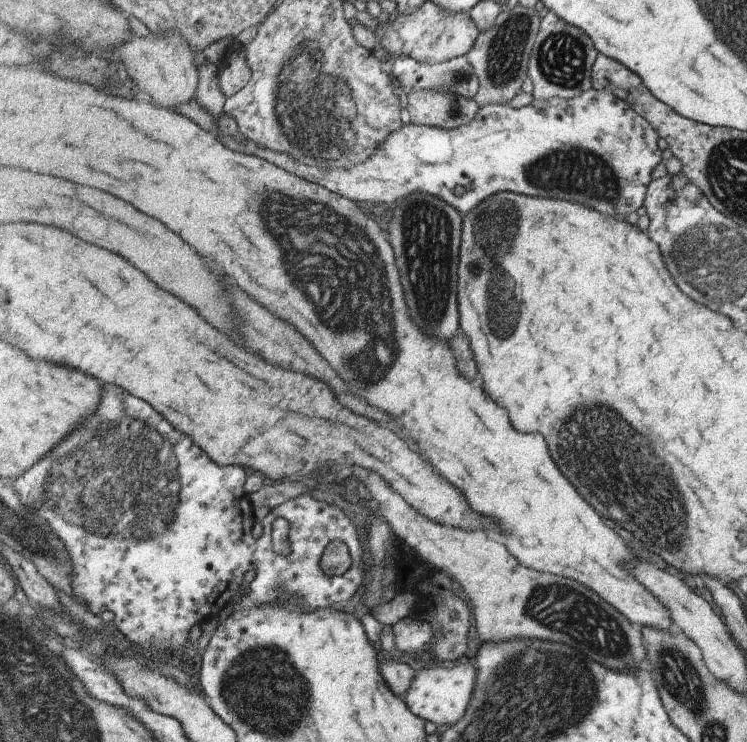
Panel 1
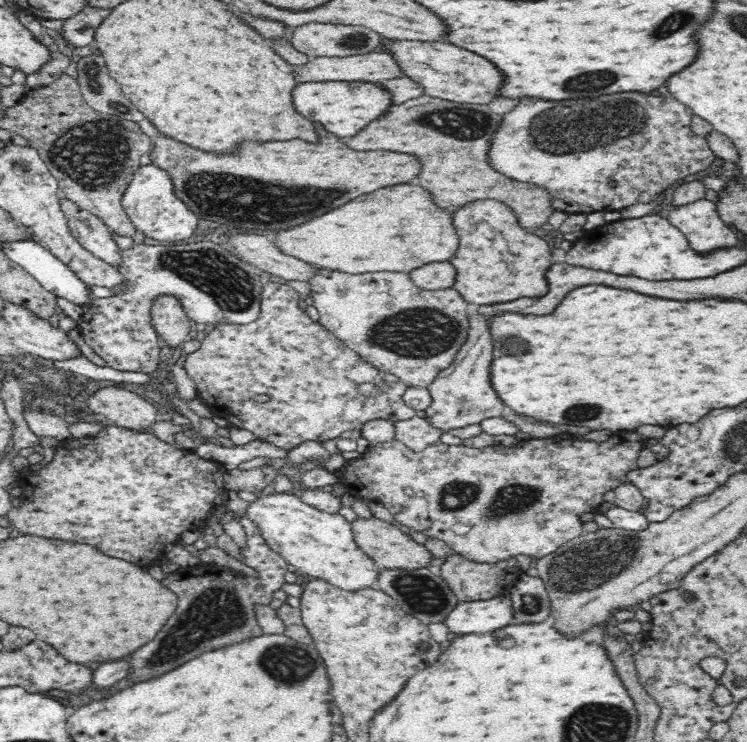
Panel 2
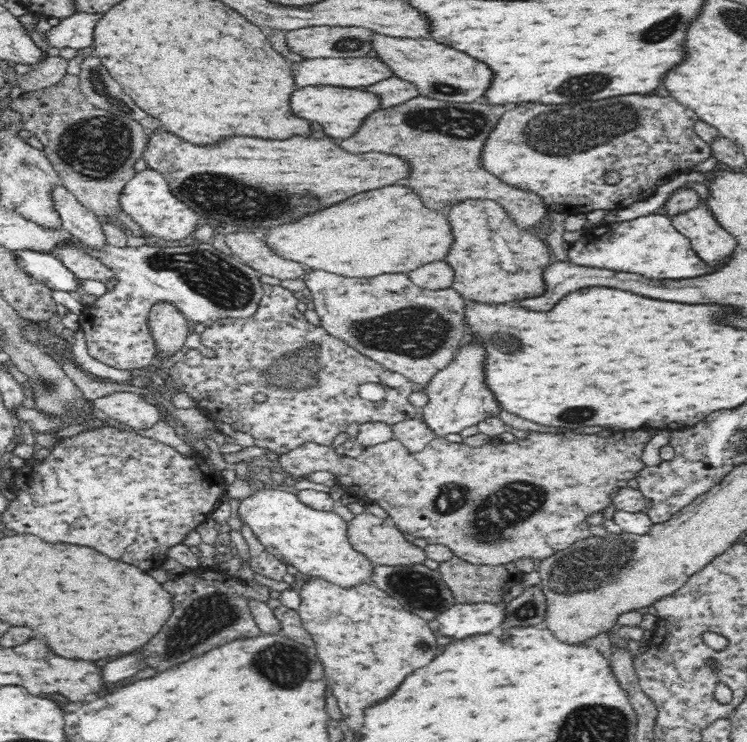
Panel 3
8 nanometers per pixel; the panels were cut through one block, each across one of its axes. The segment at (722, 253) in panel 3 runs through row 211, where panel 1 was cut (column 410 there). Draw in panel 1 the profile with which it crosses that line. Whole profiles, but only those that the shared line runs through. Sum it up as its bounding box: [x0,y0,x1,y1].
[409,660,479,725]

